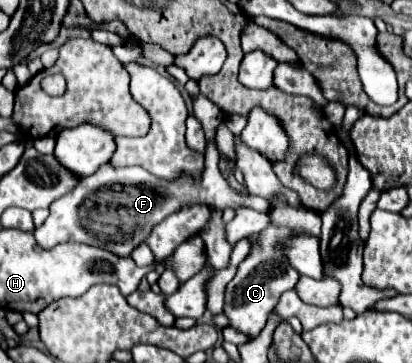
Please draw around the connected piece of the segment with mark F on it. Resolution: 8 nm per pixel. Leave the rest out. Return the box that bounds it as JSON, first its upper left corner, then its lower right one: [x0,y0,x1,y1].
[34,143,270,257]

